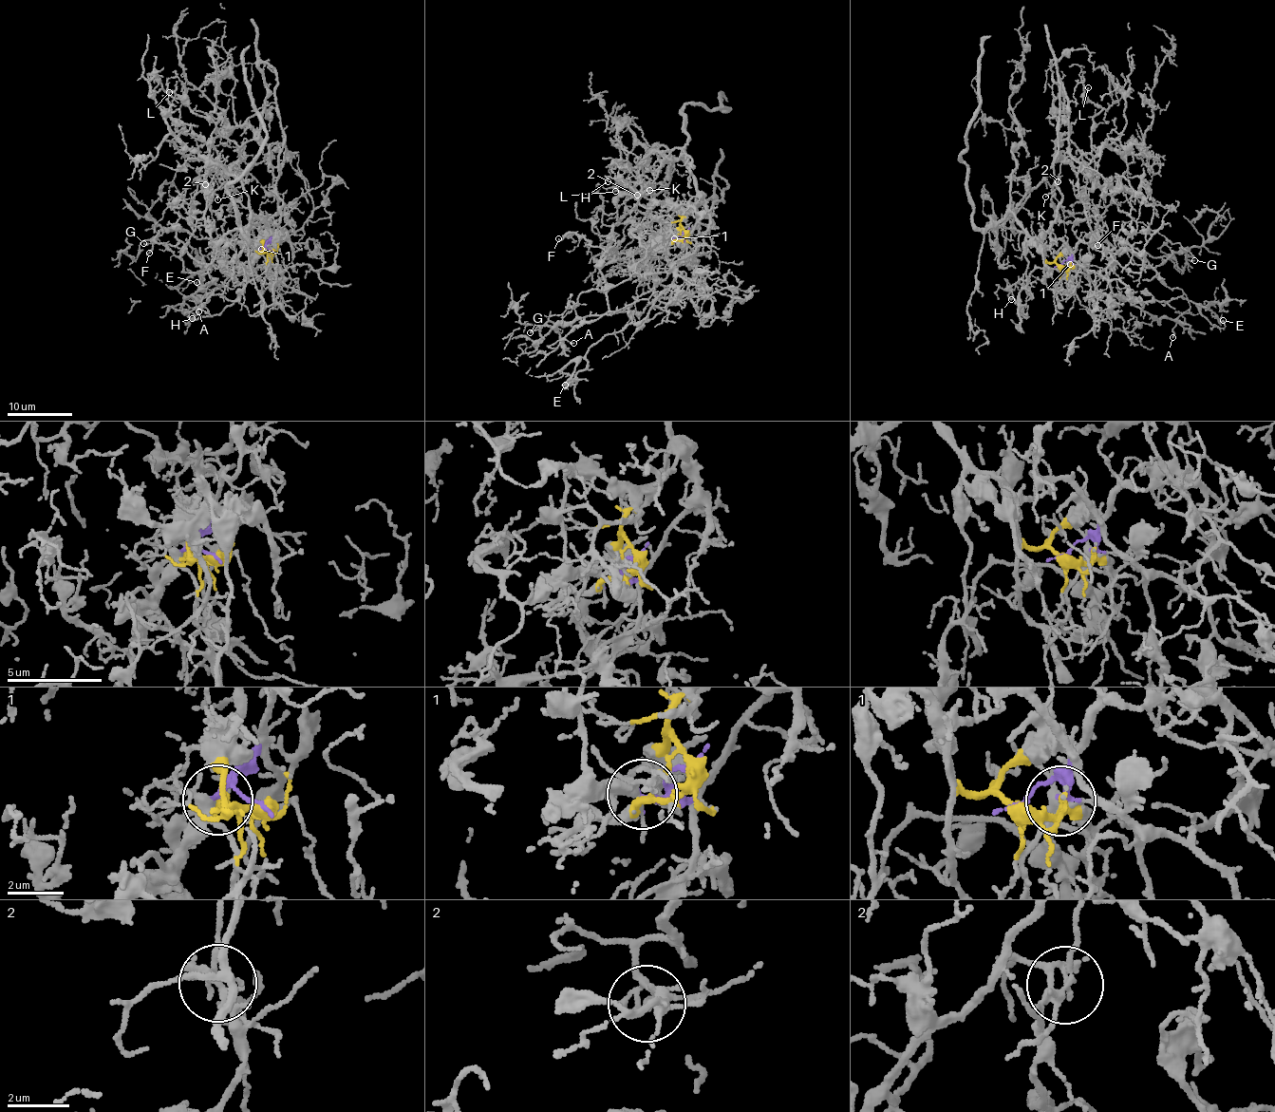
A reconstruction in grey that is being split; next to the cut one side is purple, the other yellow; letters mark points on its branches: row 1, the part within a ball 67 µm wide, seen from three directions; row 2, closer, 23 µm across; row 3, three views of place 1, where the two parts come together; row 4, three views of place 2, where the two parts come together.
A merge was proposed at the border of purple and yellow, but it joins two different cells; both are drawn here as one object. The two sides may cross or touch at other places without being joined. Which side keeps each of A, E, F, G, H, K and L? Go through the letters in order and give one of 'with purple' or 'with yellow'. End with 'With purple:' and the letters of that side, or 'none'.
A: with purple
E: with purple
F: with purple
G: with purple
H: with purple
K: with purple
L: with purple
With purple: A, E, F, G, H, K, L

